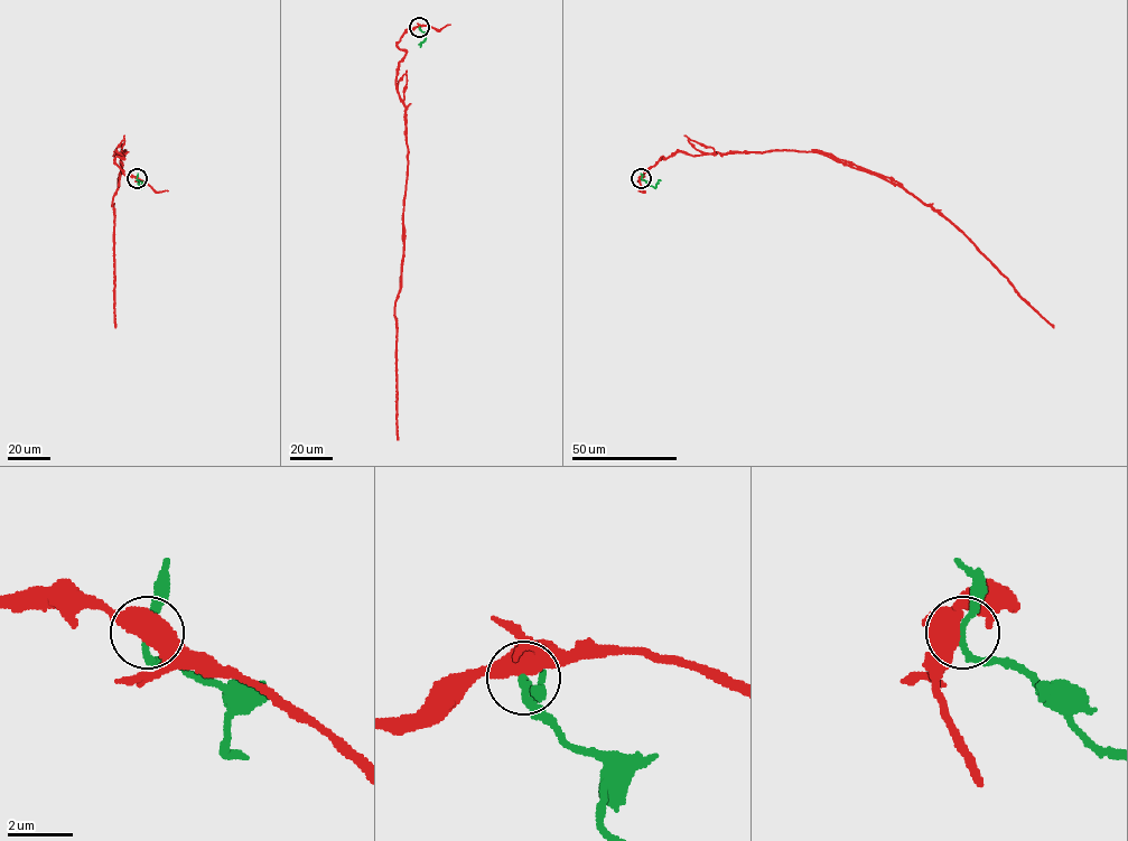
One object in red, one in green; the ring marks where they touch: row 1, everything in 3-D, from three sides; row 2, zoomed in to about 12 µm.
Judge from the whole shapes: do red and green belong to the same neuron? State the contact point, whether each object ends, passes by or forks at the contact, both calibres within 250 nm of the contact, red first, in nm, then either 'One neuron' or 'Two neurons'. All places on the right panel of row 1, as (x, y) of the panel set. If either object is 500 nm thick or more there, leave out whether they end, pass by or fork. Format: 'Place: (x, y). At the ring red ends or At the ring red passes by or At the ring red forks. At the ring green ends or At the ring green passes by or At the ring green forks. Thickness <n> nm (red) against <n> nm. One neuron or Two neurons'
Place: (641, 178). At the ring red forks. At the ring green passes by. Thickness 440 nm (red) against 190 nm. Two neurons

